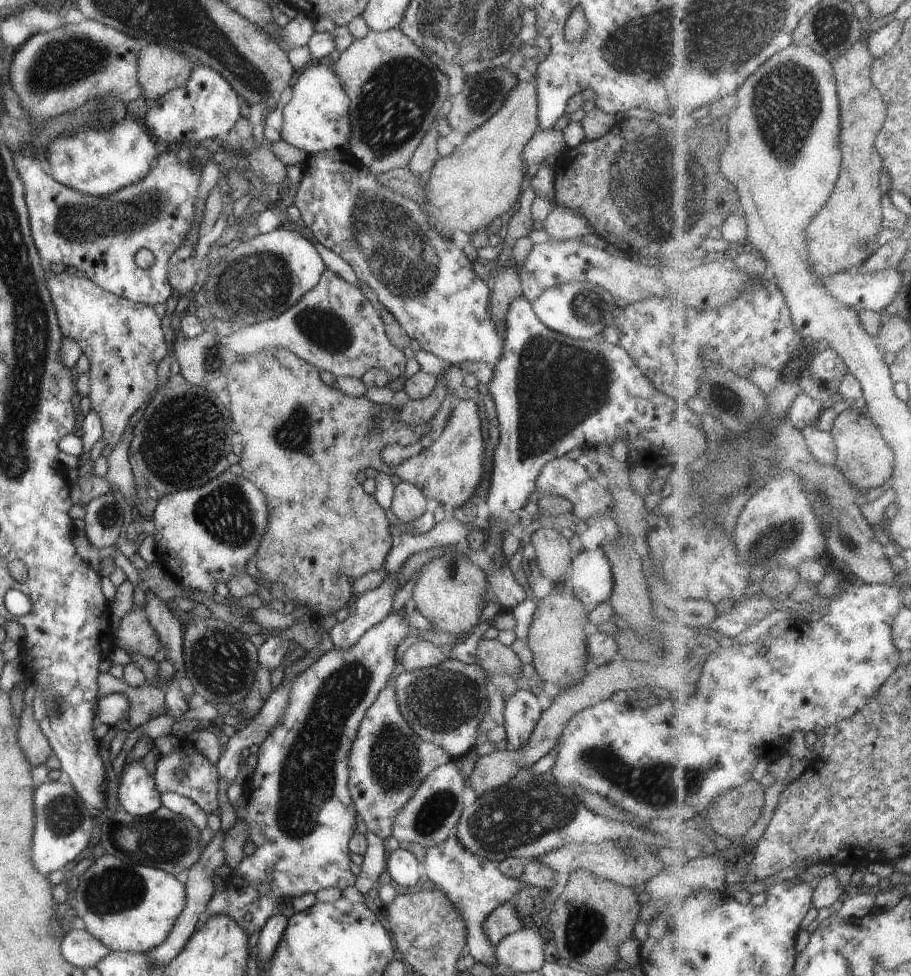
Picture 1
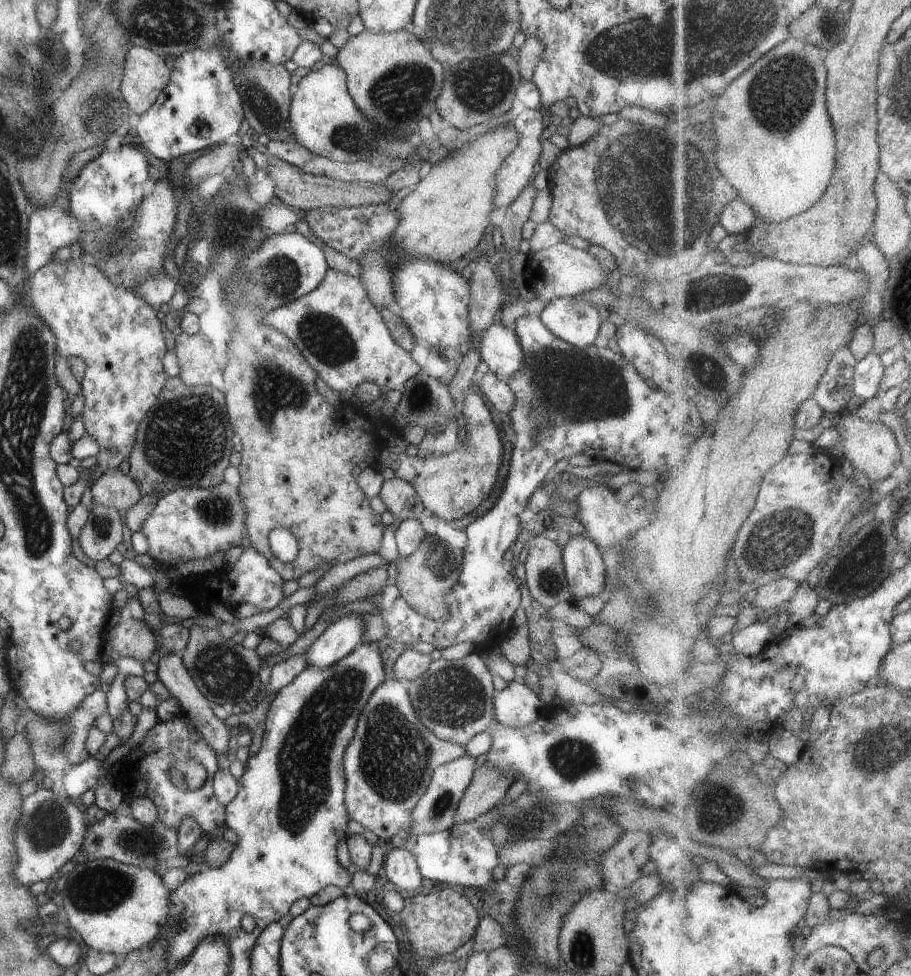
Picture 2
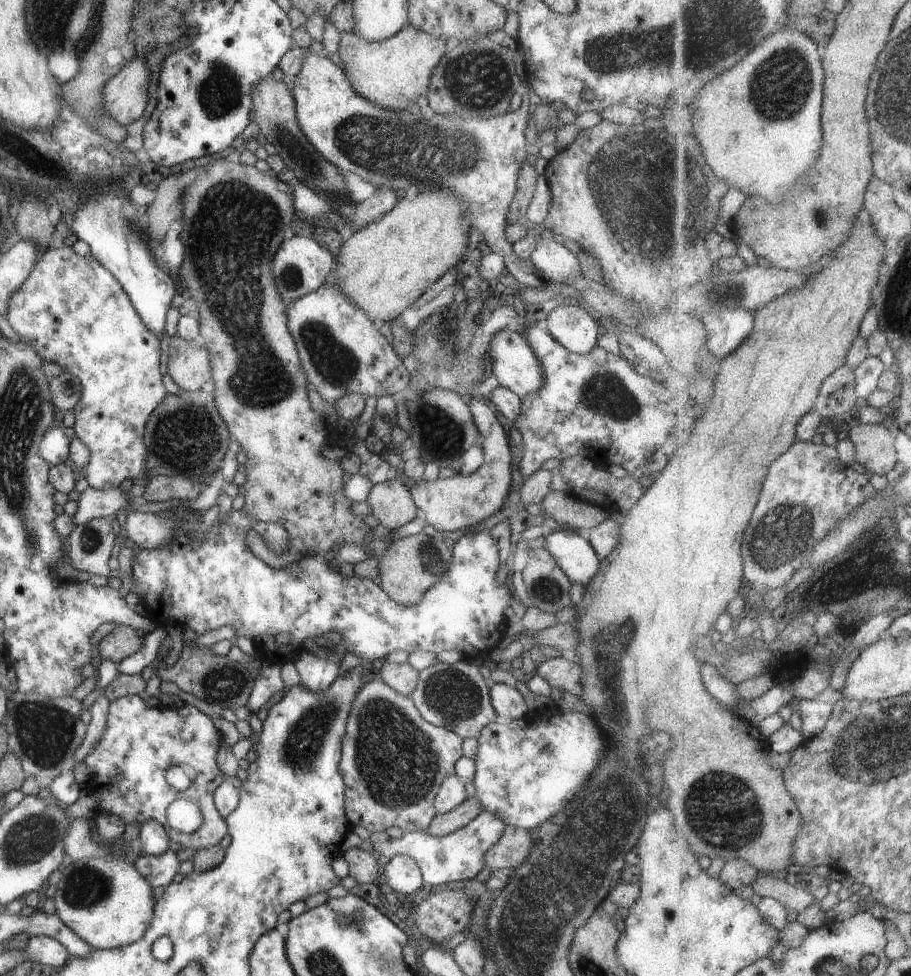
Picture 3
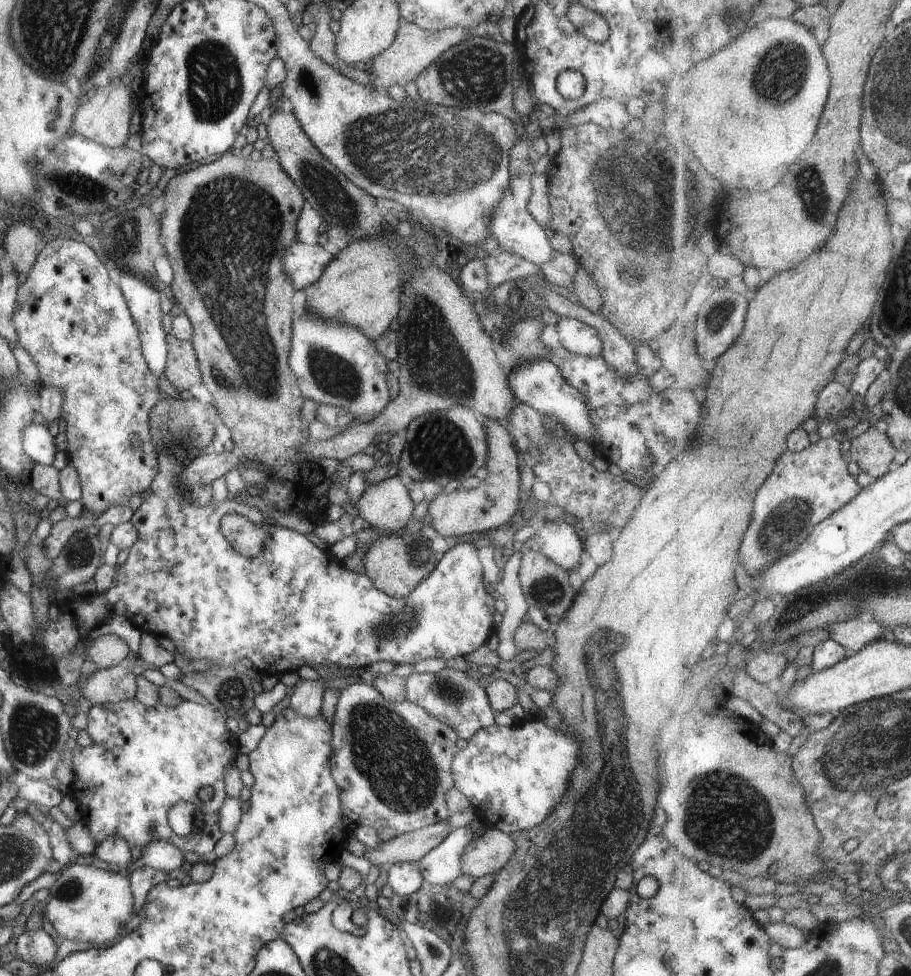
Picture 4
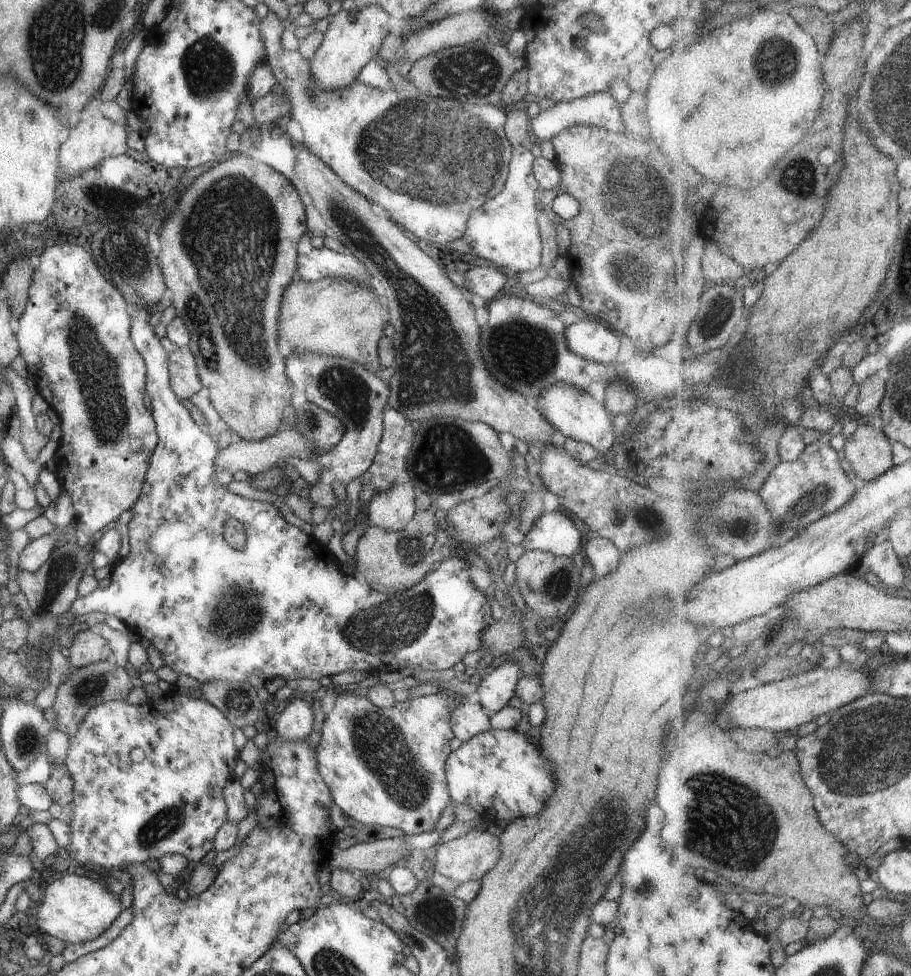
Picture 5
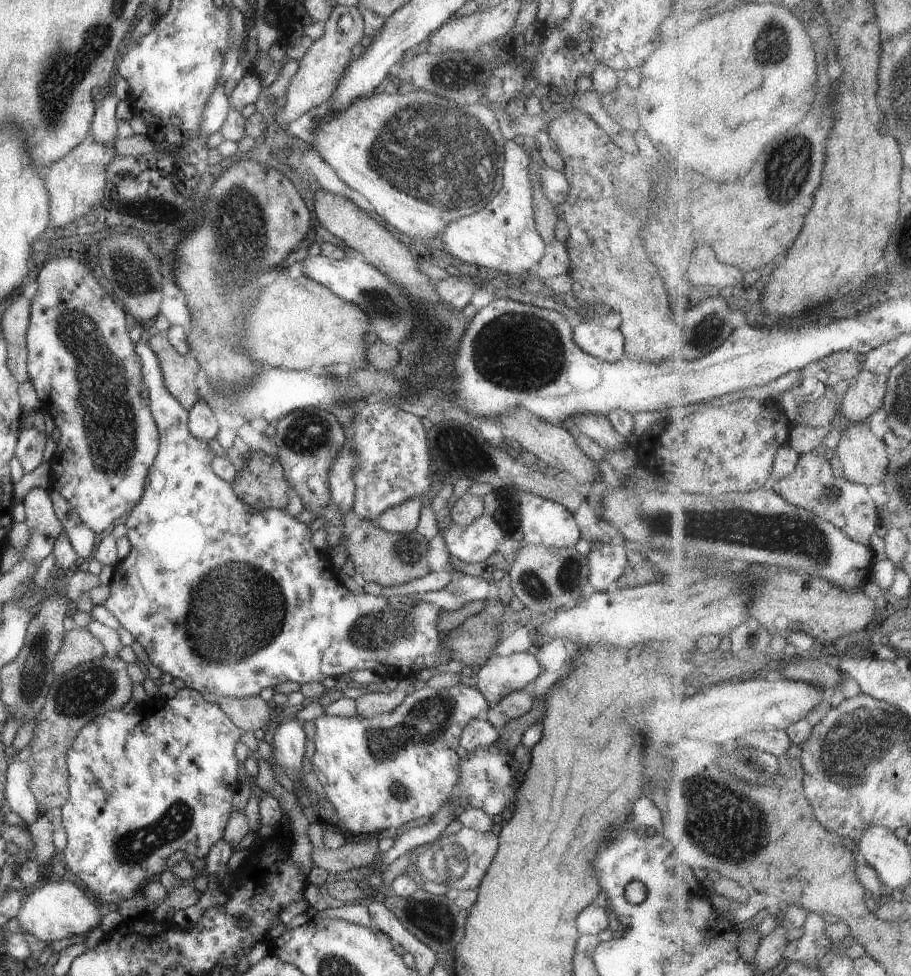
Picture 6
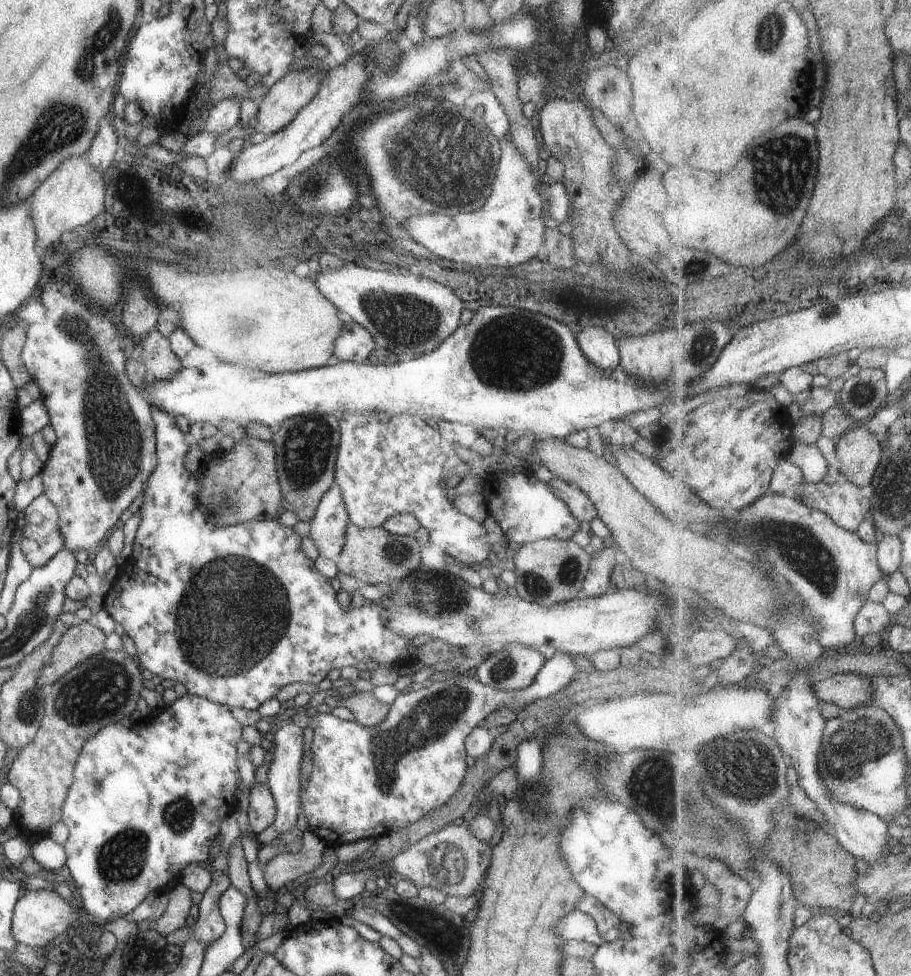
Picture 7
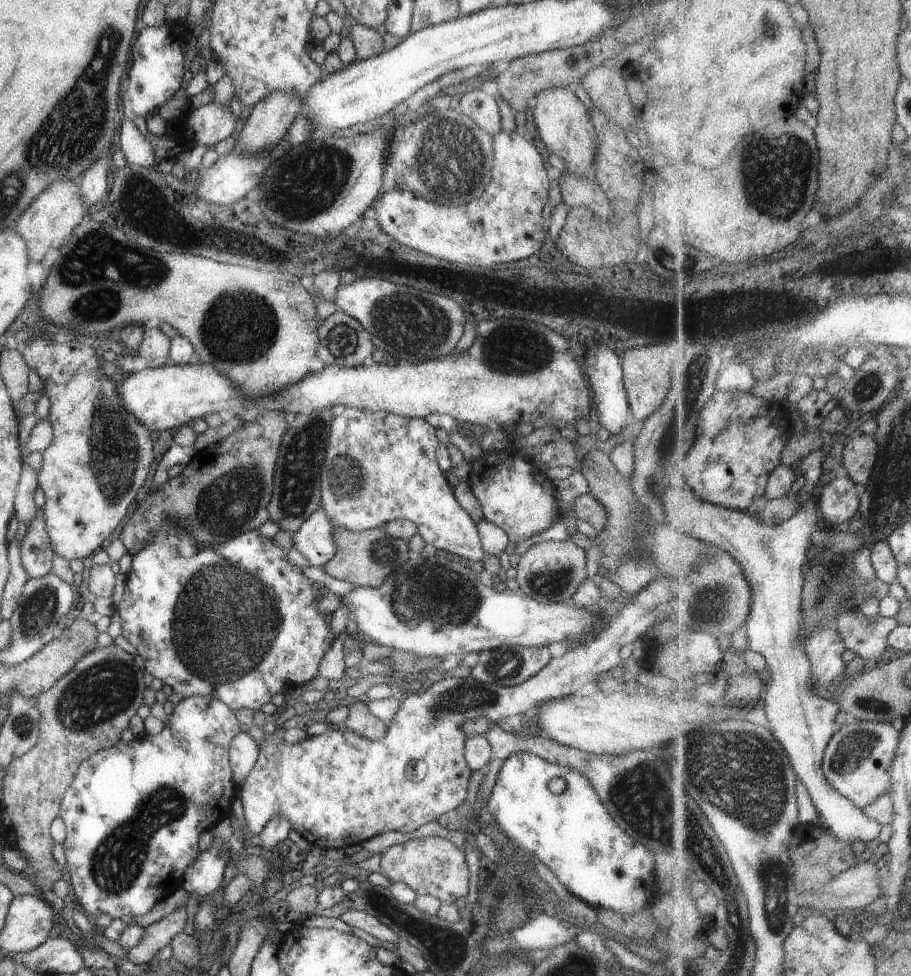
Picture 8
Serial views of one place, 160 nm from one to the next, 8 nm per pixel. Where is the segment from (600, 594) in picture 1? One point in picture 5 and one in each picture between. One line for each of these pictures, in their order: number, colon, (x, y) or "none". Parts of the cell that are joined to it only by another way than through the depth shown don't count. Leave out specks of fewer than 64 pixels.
2: (583, 567)
3: (576, 558)
4: (556, 540)
5: (552, 532)

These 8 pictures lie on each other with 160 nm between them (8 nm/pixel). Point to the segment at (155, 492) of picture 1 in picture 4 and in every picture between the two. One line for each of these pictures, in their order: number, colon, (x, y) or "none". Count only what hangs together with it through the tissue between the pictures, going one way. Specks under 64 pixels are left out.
2: (189, 445)
3: (184, 435)
4: (180, 427)

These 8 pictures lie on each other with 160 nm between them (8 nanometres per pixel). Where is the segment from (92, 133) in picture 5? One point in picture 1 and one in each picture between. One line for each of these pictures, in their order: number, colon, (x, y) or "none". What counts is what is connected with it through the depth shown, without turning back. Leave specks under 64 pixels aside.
1: (159, 70)
2: (145, 73)
3: (124, 95)
4: (103, 117)

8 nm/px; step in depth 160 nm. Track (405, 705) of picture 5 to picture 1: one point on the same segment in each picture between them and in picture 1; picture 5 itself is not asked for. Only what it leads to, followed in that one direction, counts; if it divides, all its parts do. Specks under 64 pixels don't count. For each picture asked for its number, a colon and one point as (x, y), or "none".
1: (387, 762)
2: (388, 764)
3: (392, 761)
4: (391, 762)

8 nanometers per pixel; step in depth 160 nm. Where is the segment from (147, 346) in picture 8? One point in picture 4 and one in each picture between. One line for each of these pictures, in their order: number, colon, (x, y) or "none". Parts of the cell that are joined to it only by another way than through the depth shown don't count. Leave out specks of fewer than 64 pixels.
4: (181, 369)
5: (182, 376)
6: (179, 379)
7: (161, 364)

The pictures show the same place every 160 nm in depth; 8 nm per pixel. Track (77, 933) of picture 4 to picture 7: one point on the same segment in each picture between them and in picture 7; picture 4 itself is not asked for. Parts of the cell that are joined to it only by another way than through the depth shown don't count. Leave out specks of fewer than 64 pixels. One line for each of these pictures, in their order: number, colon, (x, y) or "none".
5: (75, 909)
6: (55, 910)
7: (40, 916)

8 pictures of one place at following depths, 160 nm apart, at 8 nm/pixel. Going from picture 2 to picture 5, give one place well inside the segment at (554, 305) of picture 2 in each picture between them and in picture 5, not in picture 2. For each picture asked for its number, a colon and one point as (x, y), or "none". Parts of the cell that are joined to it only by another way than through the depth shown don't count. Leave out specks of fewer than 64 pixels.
3: (571, 326)
4: (578, 338)
5: (590, 340)

